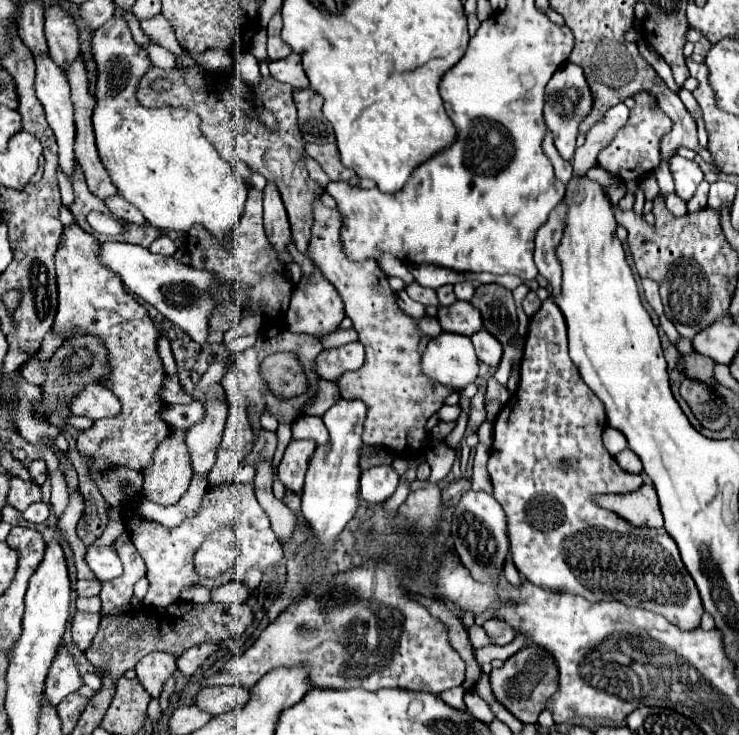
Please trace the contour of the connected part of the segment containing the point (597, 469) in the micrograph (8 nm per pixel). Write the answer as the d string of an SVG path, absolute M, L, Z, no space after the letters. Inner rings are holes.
M561 201L551 211L549 221L537 231L535 265L539 273L551 283L553 291L529 321L527 337L523 345L523 357L521 357L519 387L513 393L513 397L501 407L493 423L493 445L491 445L487 469L495 489L493 497L501 503L503 511L507 513L511 557L517 571L533 585L547 587L553 591L577 593L589 601L605 599L605 601L621 601L633 607L643 607L667 617L673 625L677 625L683 631L693 631L699 625L705 609L699 597L699 589L693 577L689 575L689 571L685 569L673 537L669 537L669 533L665 533L663 527L641 529L641 527L633 527L631 523L627 525L625 519L619 519L617 515L605 511L595 501L597 495L605 495L605 493L631 493L643 485L643 479L641 475L623 471L603 447L601 433L607 425L603 403L583 383L577 365L571 361L567 353L567 323L561 309L555 303L555 297L561 295L561 273L563 273L555 249L561 243L567 213L569 207L567 203ZM647 545L657 545L663 551L655 553L653 559L645 559Z

